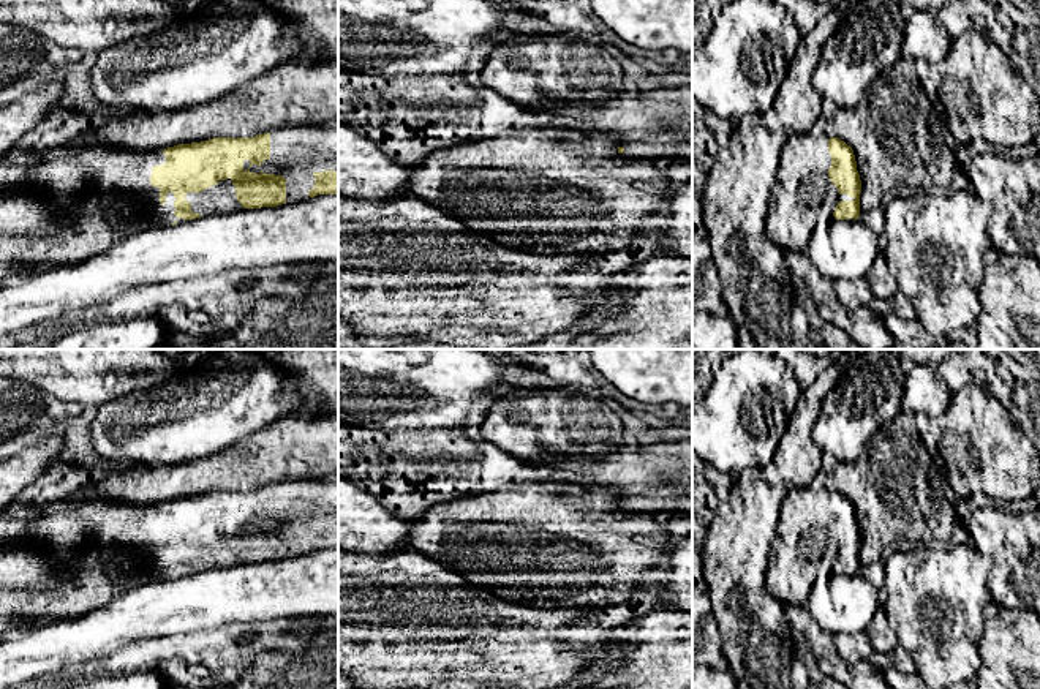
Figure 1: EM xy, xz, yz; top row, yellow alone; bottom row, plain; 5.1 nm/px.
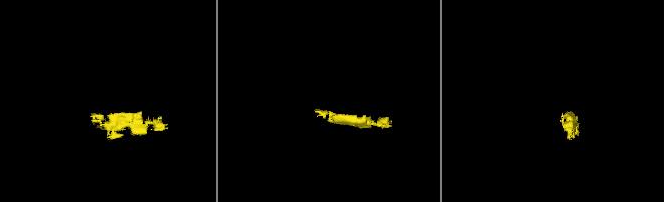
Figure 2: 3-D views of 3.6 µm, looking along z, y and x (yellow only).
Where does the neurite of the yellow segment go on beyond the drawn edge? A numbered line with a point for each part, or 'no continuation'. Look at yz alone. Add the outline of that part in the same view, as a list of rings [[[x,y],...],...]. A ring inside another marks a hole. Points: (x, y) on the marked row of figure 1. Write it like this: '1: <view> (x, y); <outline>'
1: yz (802, 188); [[[790,134],[781,150],[770,194],[767,234],[784,251],[806,250],[822,207],[831,218],[839,201],[853,201],[839,194],[828,177],[828,139],[825,134]]]

